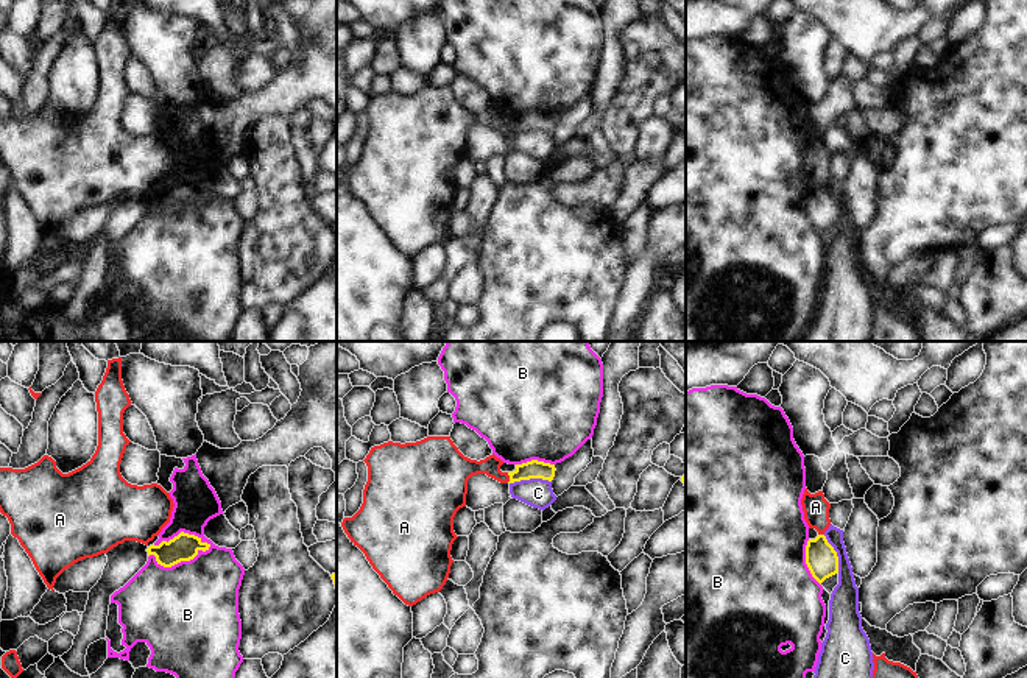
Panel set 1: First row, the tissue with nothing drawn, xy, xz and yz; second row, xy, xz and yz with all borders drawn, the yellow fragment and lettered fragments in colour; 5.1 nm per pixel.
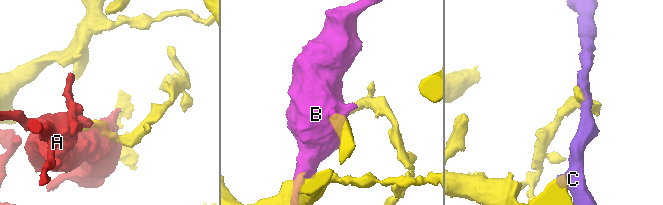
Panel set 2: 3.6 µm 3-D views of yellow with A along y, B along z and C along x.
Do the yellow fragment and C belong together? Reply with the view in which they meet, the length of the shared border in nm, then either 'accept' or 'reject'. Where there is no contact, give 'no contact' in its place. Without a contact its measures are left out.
meets yellow in xz; contact 220 nm long; reject

